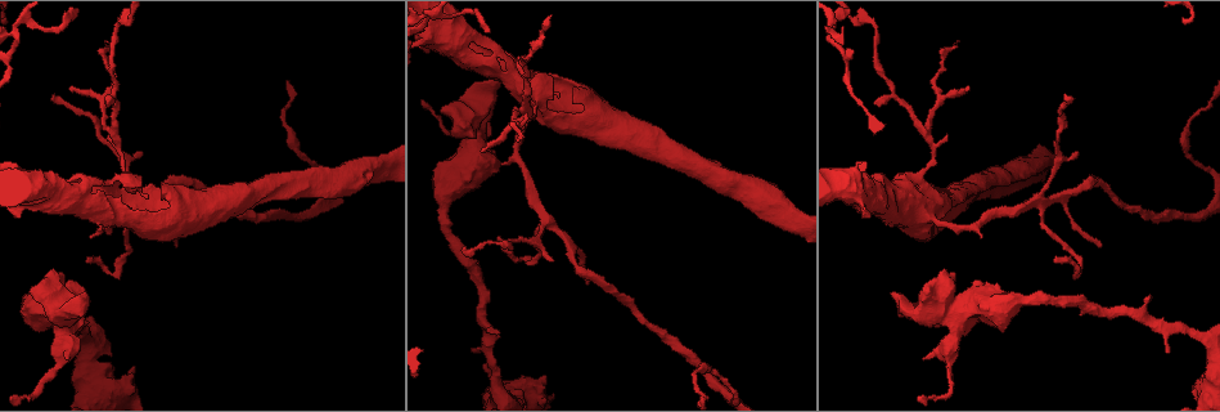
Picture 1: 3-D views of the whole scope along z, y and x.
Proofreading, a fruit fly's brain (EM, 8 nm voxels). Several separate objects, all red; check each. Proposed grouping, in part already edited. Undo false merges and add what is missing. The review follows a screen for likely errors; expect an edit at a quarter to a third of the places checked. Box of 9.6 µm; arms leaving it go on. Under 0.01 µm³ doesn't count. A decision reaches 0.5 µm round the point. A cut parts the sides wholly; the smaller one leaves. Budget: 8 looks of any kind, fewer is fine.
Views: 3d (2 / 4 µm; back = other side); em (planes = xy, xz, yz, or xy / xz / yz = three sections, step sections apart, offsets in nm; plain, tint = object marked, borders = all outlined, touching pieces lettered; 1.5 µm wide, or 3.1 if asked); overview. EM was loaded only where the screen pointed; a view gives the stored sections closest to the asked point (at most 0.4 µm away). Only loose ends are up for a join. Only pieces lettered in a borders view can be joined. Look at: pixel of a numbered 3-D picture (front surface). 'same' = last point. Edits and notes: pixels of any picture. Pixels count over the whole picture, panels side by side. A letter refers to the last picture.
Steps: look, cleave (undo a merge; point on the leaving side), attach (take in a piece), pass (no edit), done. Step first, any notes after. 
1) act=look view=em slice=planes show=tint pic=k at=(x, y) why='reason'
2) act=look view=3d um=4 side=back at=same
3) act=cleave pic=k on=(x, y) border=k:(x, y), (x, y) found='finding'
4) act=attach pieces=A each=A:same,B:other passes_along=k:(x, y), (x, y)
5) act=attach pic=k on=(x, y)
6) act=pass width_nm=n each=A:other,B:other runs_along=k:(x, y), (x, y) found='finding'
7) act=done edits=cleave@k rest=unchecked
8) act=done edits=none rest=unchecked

act=look view=3d um=4 pic=1 at=(930, 136)

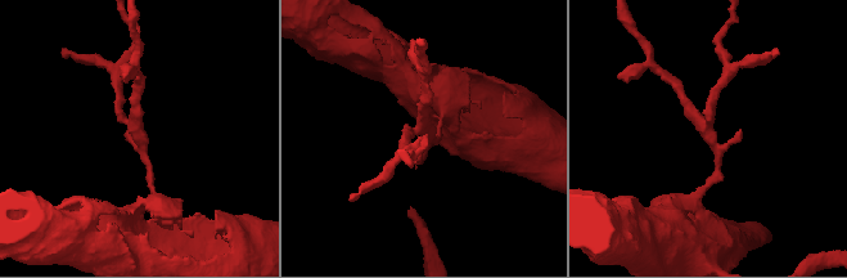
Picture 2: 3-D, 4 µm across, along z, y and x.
act=look view=em slice=yz step=8 show=tint pic=2 at=(427, 129) arms=3

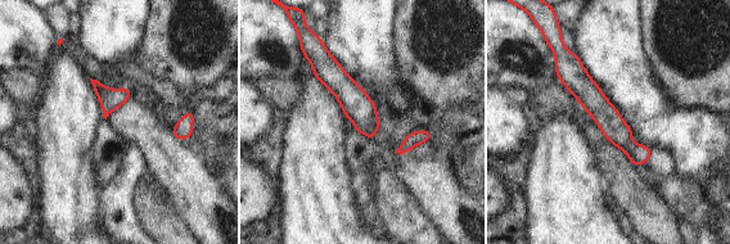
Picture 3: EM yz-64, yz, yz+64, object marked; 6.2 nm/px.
act=look view=em slice=planes show=borders at=same why='cut it another way'

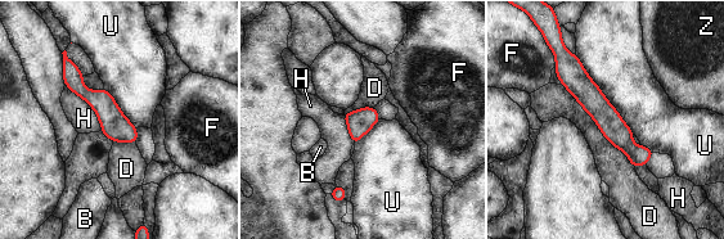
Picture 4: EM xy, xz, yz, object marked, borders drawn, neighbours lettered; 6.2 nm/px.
act=pass width_nm=160 longest_contact=D:700nm each=B:other,D:other,F:other,H:other,U:other,Z:other found='all the same cell'

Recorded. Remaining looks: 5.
act=look view=em slice=planes show=borders pic=1 at=(81, 293) why='stops while still wide'

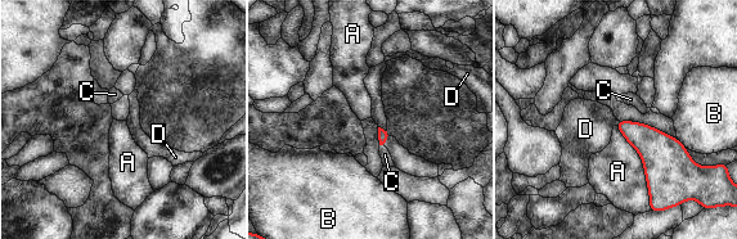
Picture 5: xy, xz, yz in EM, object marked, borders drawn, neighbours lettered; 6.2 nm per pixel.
act=pass each=A:other,B:other,C:other,D:other border=5:(616, 125), (642, 161), (650, 206) found='none of them fits'

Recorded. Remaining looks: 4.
act=look view=em slice=planes show=tint pic=1 at=(73, 86) why='thin end'

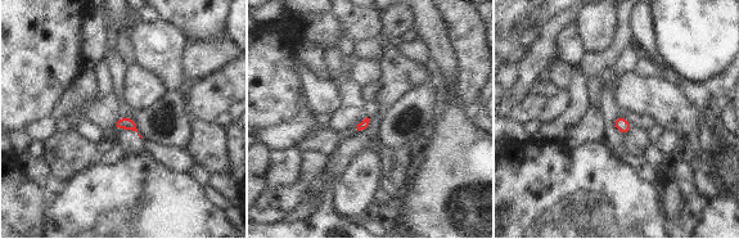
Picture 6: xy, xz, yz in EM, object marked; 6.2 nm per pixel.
act=look view=em slice=planes show=borders at=same why='see the neighbours'

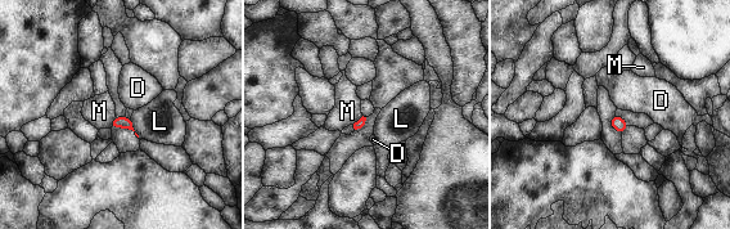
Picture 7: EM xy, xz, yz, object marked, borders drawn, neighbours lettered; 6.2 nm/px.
act=pass each=D:other,L:other,M:other border=7:(116, 117), (108, 128) found='no lettered piece goes on from it'

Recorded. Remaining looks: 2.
act=done edits=none rest=unchecked

